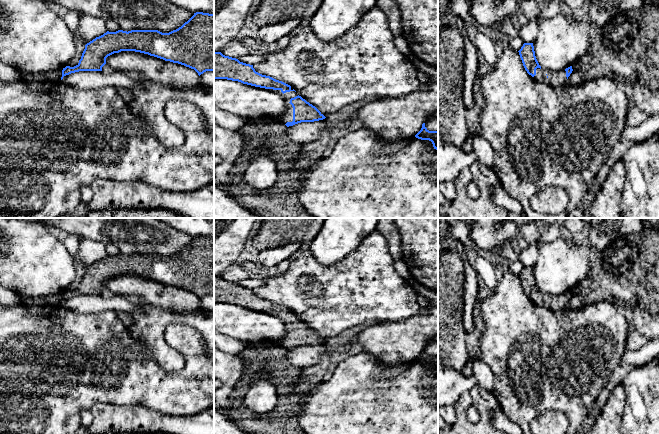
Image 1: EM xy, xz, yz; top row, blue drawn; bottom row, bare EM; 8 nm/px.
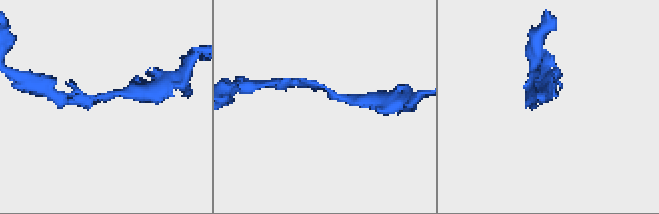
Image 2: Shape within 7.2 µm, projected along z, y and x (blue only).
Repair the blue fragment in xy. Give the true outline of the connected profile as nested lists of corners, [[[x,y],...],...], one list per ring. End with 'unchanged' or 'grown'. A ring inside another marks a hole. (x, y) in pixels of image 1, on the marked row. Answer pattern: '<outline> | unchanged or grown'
[[[196,12],[181,27],[169,33],[162,33],[158,30],[131,30],[128,32],[123,30],[118,30],[116,32],[107,31],[103,35],[96,37],[85,45],[81,59],[76,66],[66,66],[63,68],[61,80],[64,76],[79,71],[102,71],[102,67],[106,64],[106,58],[121,51],[140,52],[165,61],[178,63],[194,69],[199,76],[206,71],[214,71],[214,14]]] | unchanged

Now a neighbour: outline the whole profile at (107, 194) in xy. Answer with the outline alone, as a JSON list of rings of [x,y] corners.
[[[96,180],[90,185],[93,191],[89,211],[103,209],[153,209],[161,208],[180,214],[184,218],[214,218],[214,183],[190,192],[176,192],[158,188],[145,181]]]

